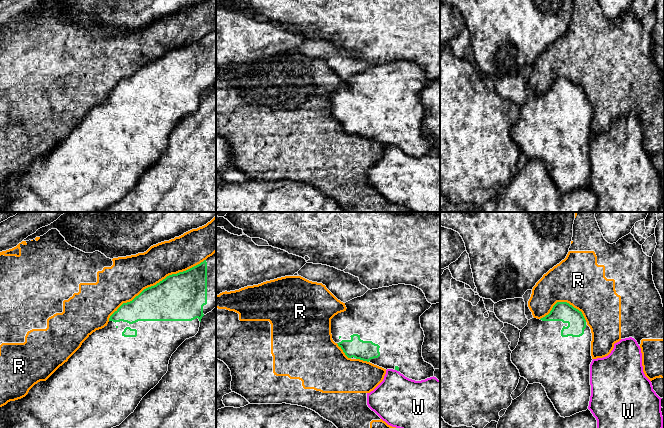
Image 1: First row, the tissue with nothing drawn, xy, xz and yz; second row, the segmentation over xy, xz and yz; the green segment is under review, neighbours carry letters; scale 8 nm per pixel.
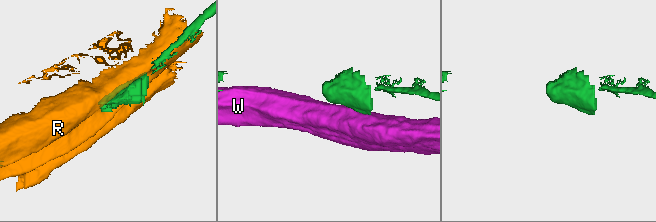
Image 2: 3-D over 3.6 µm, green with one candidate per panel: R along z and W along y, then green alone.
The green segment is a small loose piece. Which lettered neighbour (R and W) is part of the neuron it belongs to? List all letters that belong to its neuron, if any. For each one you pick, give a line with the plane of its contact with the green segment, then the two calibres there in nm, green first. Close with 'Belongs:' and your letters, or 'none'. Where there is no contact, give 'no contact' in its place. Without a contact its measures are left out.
Belongs: none

